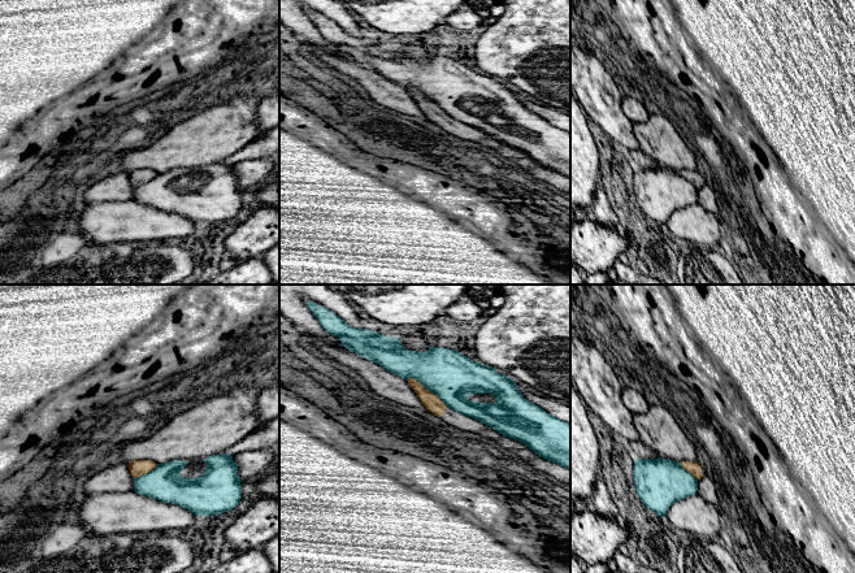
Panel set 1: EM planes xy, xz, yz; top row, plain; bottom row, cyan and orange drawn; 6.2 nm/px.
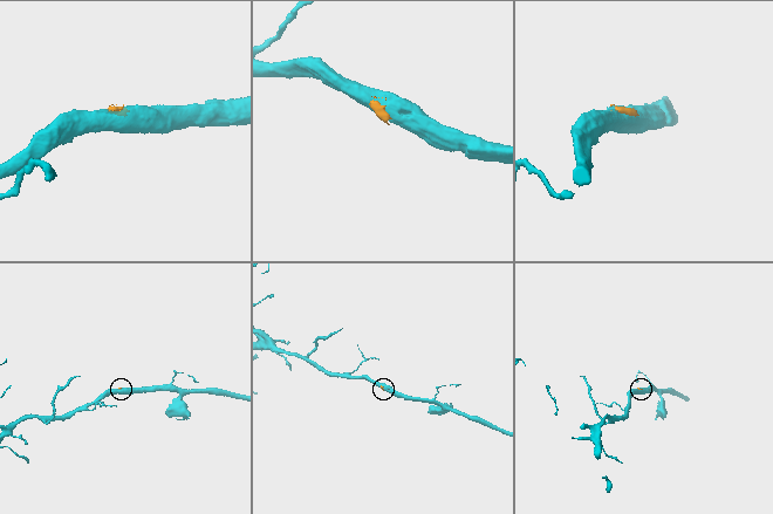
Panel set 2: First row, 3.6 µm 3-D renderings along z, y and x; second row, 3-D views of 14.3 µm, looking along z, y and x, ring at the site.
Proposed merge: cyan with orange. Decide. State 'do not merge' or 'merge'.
do not merge

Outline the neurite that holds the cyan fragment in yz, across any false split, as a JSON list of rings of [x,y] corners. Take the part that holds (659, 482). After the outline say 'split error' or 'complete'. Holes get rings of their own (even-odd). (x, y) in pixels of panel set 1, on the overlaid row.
[[[635,459],[633,481],[641,502],[657,516],[665,517],[676,502],[693,496],[698,479],[669,459]]]; complete

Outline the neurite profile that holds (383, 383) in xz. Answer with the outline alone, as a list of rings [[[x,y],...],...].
[[[299,329],[298,334],[304,335],[307,340],[317,347],[330,361],[335,361],[361,376],[370,387],[370,392],[382,399],[409,407],[416,412],[425,408],[407,379],[387,372],[381,365],[347,348],[340,348],[331,343],[318,340]]]

